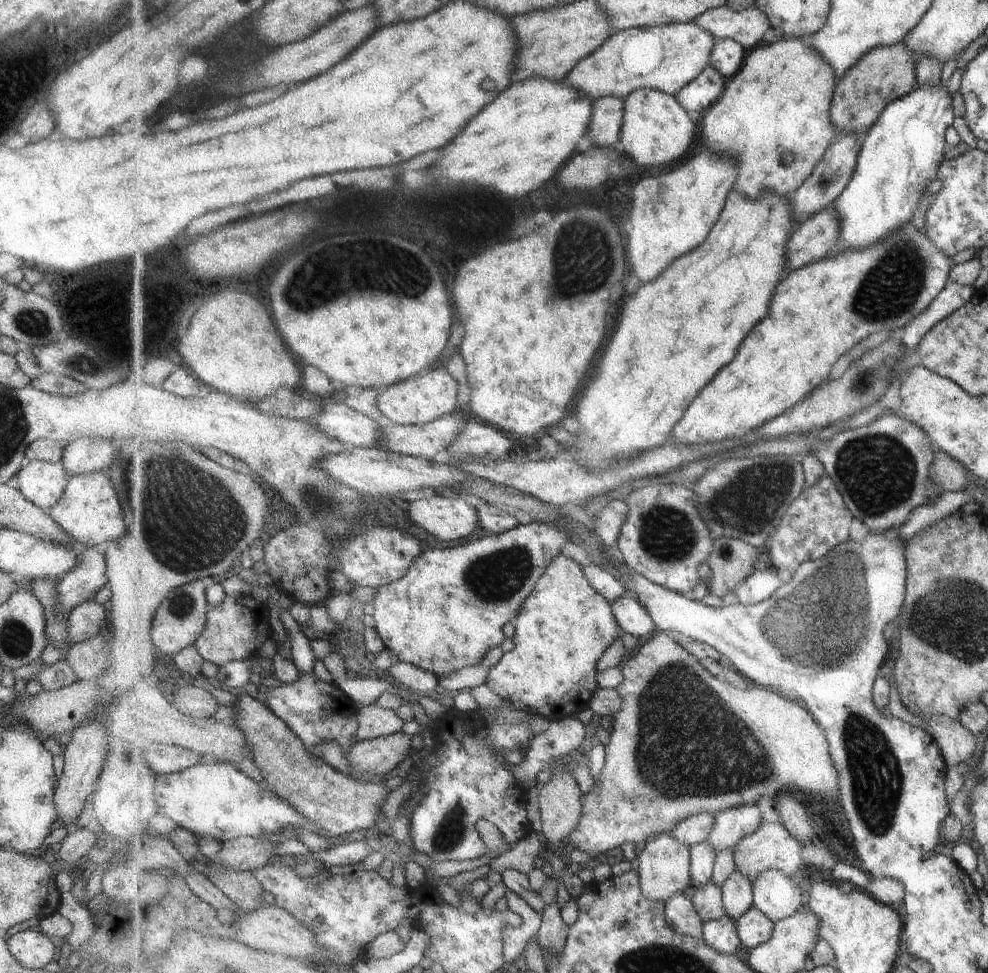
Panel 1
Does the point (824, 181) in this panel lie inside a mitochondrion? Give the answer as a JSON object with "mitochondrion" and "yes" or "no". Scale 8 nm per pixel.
{"mitochondrion":"yes"}

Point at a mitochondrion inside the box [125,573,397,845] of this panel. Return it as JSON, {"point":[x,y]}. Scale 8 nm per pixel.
{"point":[182,606]}

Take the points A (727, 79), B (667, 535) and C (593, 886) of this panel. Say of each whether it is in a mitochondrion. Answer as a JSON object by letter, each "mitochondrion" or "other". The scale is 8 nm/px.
{"A":"other","B":"mitochondrion","C":"other"}

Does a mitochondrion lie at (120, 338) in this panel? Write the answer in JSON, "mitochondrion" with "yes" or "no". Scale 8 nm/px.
{"mitochondrion":"no"}

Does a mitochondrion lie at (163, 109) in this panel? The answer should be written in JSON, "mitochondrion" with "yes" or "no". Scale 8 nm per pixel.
{"mitochondrion":"no"}

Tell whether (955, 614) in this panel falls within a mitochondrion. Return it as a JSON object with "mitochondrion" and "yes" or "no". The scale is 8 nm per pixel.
{"mitochondrion":"yes"}

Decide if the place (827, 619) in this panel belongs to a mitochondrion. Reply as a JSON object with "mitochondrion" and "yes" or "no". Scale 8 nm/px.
{"mitochondrion":"yes"}

